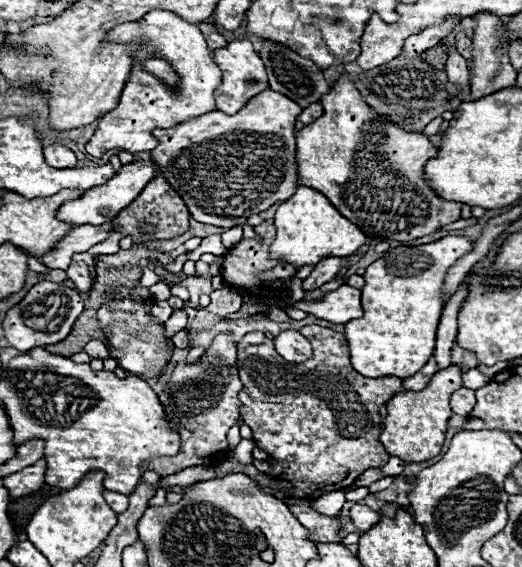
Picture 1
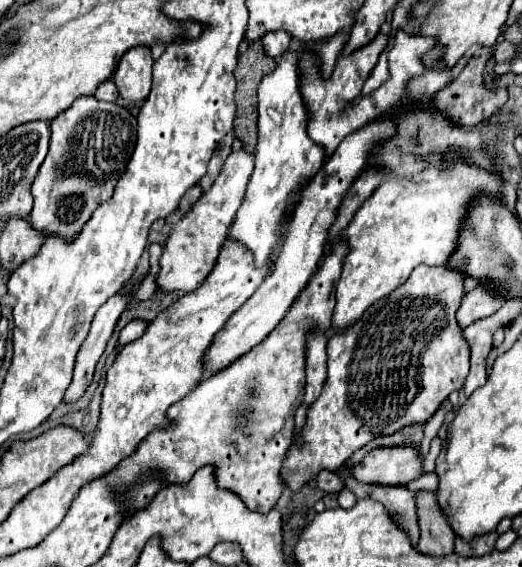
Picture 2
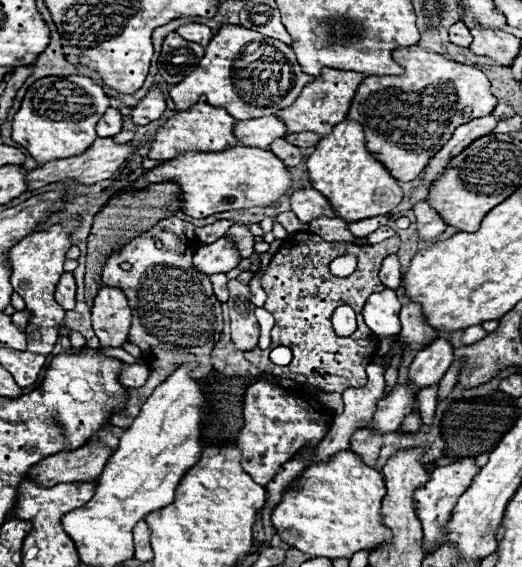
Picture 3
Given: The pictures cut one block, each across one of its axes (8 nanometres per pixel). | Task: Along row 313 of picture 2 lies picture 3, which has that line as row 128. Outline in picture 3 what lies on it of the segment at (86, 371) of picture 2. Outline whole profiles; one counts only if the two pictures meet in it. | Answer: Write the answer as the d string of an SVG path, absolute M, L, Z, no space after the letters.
M110 108L108 114L102 116L100 124L98 124L98 136L100 138L110 138L110 136L116 136L120 130L122 130L122 122L124 122L124 116L120 114L120 110L116 108Z

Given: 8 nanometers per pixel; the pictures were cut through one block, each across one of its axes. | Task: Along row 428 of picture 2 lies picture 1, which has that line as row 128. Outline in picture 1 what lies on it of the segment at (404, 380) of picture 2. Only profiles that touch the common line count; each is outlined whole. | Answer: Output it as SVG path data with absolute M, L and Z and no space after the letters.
M340 76L332 90L320 100L320 104L324 106L320 120L314 120L312 124L296 132L296 162L300 168L300 186L310 186L322 192L342 216L346 216L368 238L374 240L408 242L428 236L460 218L462 204L442 200L430 190L424 180L424 164L438 152L438 148L434 148L424 134L404 132L396 124L376 114L368 104L364 104L360 92L348 76Z

